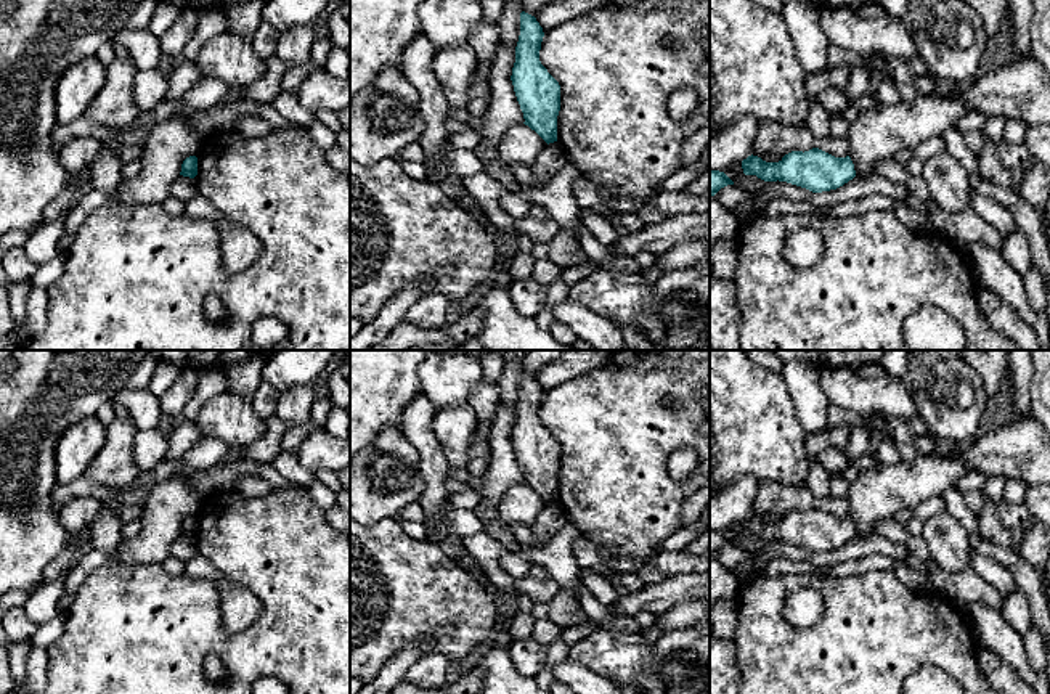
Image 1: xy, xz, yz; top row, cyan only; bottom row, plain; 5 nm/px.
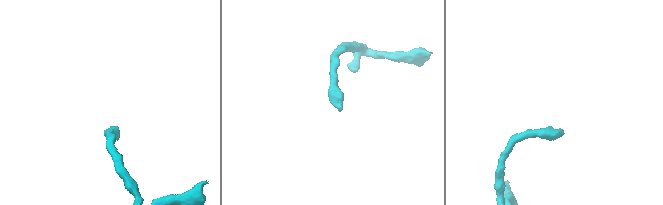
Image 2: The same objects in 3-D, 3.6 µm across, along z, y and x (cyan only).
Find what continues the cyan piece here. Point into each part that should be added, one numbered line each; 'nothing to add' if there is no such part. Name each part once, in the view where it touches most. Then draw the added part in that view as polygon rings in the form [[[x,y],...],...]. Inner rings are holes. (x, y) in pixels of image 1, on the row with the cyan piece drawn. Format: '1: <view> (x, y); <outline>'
nothing to add

